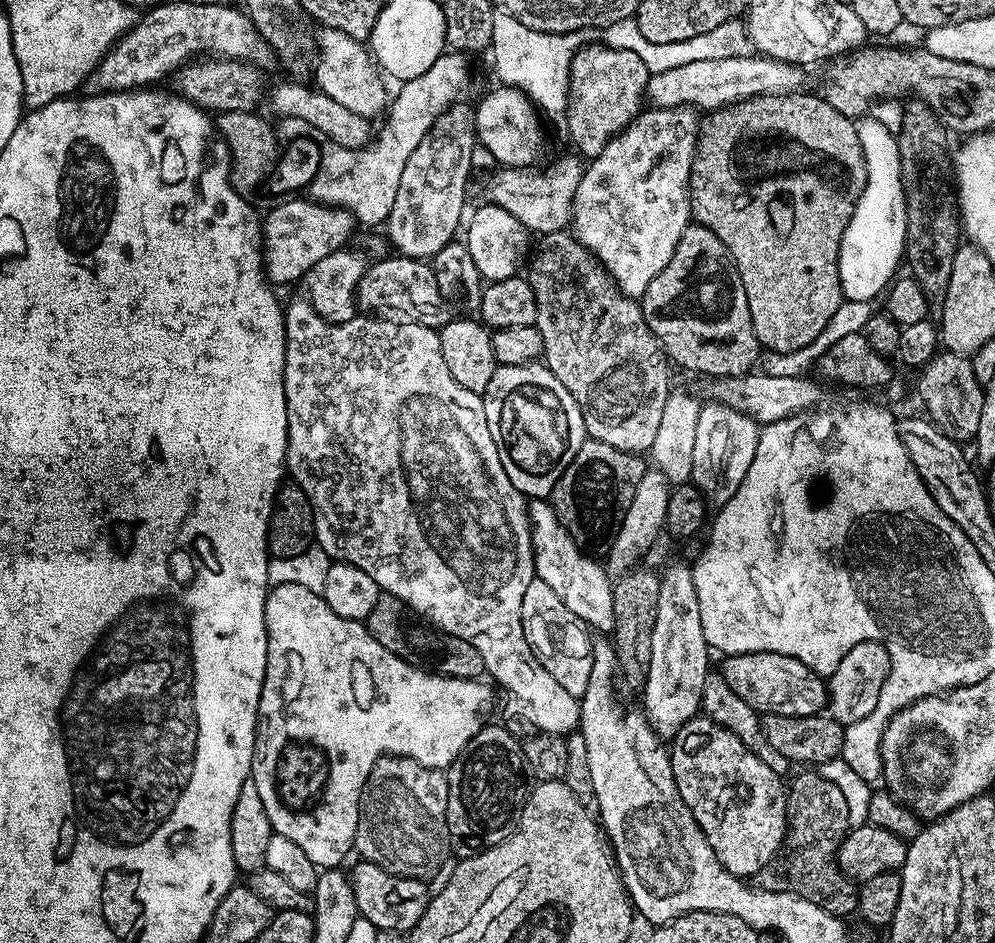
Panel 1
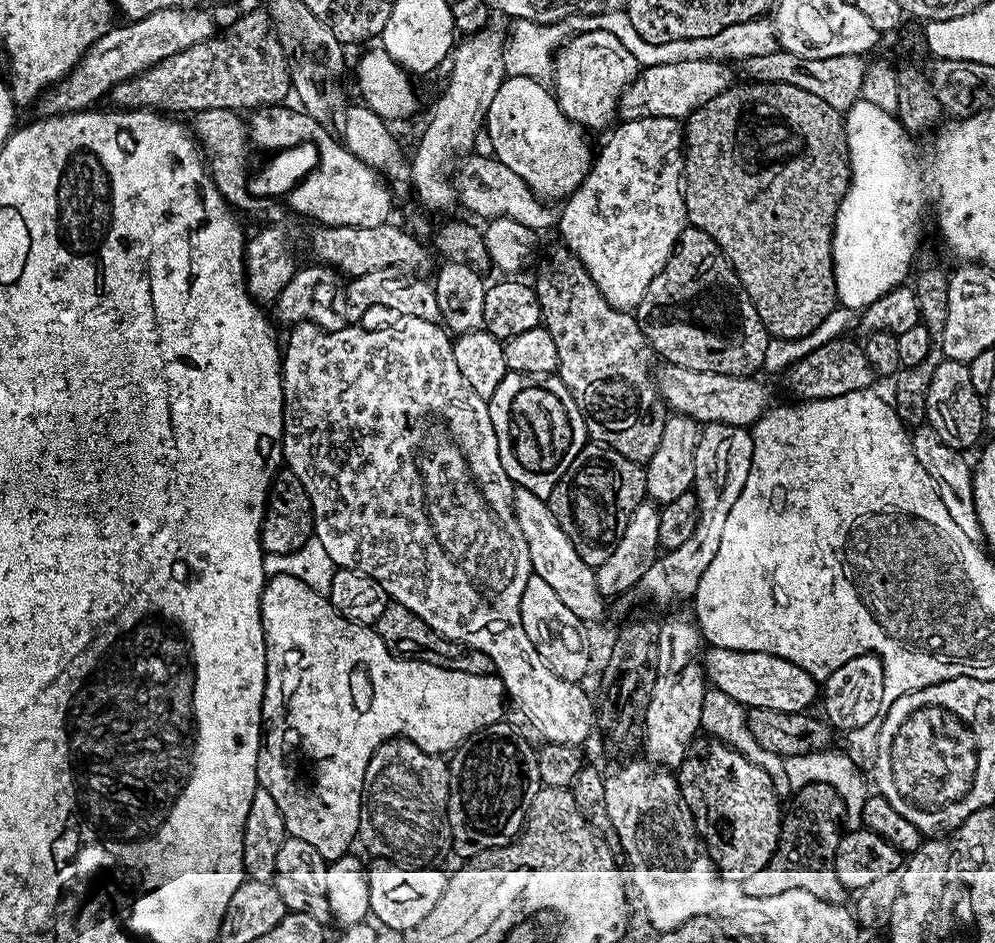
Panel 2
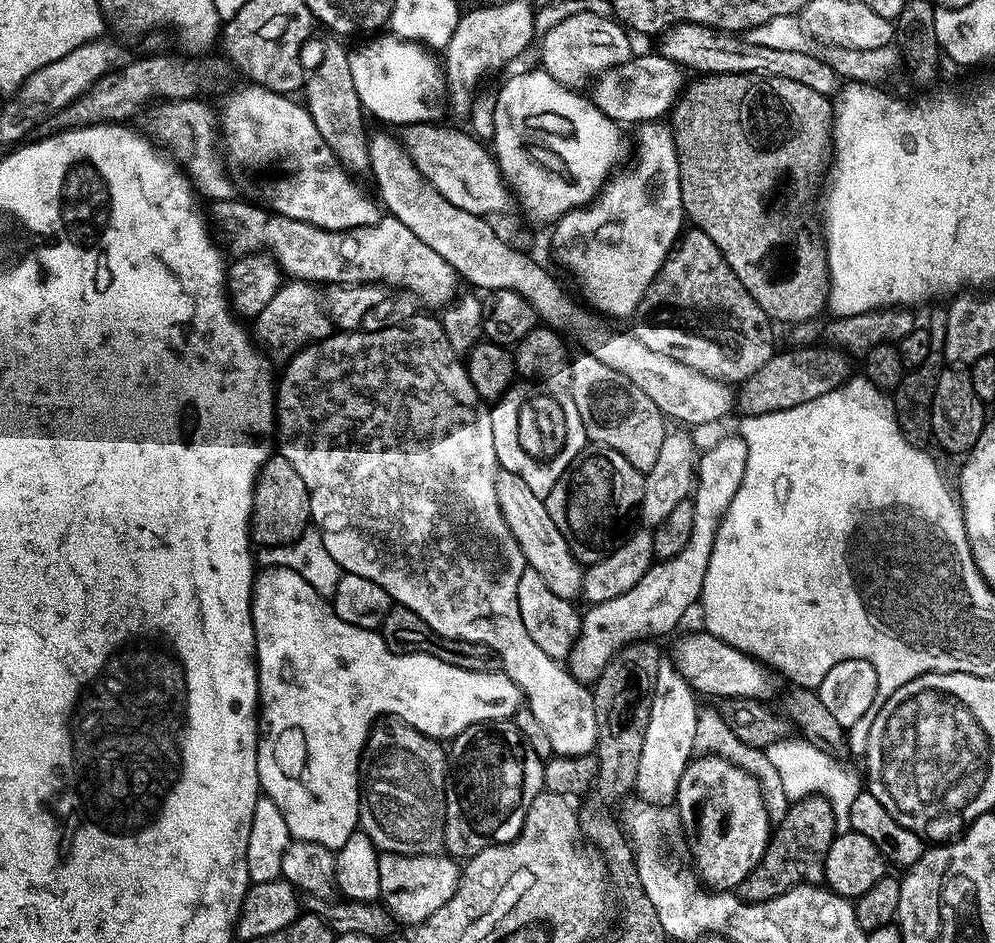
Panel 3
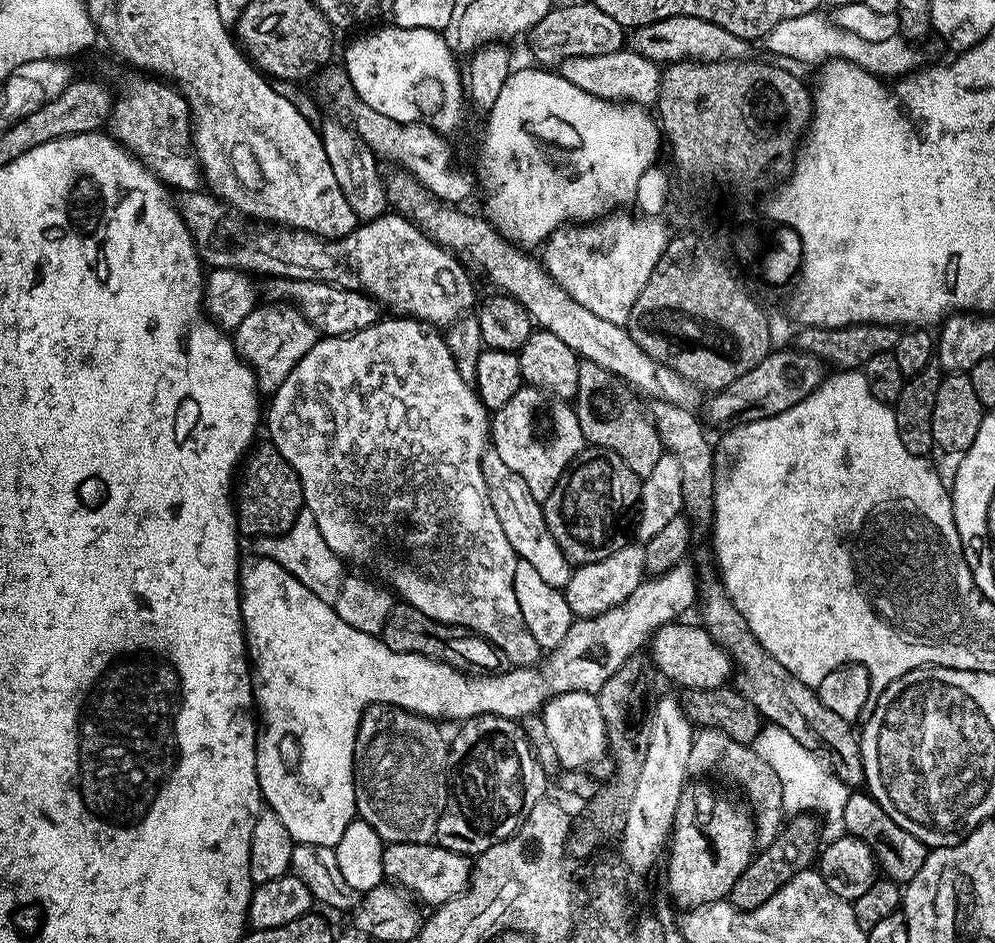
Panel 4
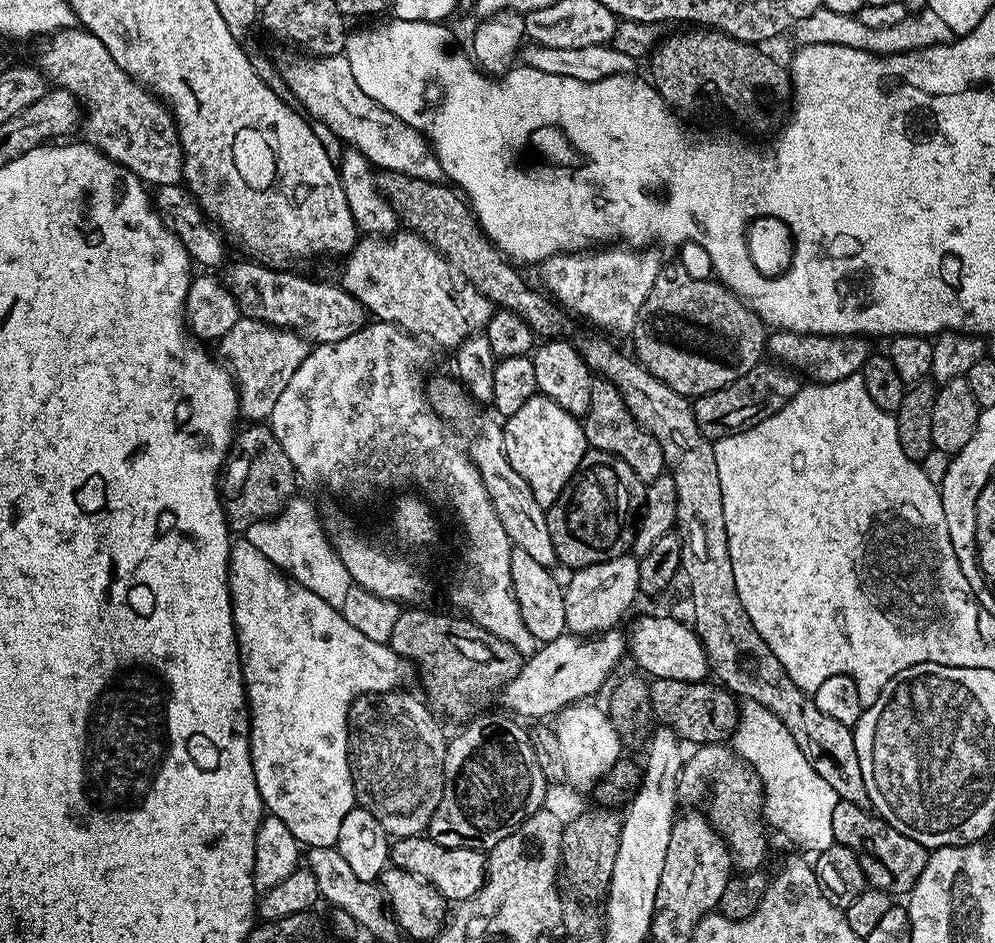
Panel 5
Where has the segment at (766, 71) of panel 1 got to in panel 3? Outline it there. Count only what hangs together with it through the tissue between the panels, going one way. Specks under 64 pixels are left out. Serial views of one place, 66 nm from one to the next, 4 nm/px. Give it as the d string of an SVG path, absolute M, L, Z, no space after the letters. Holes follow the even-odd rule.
M636 54L626 63L620 64L617 68L601 72L599 76L595 77L594 83L591 85L591 88L593 88L590 100L598 110L602 110L602 114L606 114L621 126L627 126L627 124L639 126L645 122L656 122L667 117L672 111L673 104L679 100L681 92L686 87L684 76L686 76L685 69L674 63L670 58L659 54L653 54L653 56Z

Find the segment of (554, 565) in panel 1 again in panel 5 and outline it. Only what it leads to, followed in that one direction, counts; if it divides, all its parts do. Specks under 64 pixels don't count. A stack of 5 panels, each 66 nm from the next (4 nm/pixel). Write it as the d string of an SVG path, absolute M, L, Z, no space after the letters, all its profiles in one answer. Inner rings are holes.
M499 423L486 425L481 432L473 434L472 441L466 444L466 451L474 462L486 486L486 494L490 494L490 502L506 534L512 539L513 545L526 550L530 558L535 558L537 562L542 562L542 566L551 569L557 563L557 558L554 554L554 542L550 542L550 526L546 509L538 506L538 502L534 502L534 494L530 494L530 486L526 486L522 474L518 474L518 470L510 466L510 458L506 458L503 427Z

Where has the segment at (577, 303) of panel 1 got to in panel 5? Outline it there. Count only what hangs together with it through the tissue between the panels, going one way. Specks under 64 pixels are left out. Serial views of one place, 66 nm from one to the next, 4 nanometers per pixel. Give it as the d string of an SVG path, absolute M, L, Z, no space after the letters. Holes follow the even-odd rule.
M593 379L590 386L590 408L582 417L584 433L588 439L589 449L616 456L625 469L633 472L641 482L647 482L665 475L662 446L654 442L654 438L640 423L632 417L626 402L622 402L622 394L606 379Z

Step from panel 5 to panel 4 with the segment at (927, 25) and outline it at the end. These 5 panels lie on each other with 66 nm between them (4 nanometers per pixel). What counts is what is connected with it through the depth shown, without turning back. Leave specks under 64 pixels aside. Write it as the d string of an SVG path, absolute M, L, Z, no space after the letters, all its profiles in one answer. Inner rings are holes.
M819 11L798 15L797 18L780 22L774 30L768 33L764 43L778 58L794 58L795 61L805 65L812 62L822 64L826 60L846 60L881 78L896 78L907 75L921 67L924 62L920 53L910 52L909 43L898 34L894 38L886 38L885 41L866 42L864 38L859 38L856 34L842 30L833 19L828 18L826 20L822 12Z

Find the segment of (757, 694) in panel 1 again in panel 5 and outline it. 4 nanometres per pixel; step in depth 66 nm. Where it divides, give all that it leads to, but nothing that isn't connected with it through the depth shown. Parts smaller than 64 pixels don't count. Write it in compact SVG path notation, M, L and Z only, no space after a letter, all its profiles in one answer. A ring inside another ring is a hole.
M640 616L626 632L626 648L630 660L637 664L641 673L657 680L682 680L694 682L709 675L708 655L702 646L695 627L683 624L672 616Z

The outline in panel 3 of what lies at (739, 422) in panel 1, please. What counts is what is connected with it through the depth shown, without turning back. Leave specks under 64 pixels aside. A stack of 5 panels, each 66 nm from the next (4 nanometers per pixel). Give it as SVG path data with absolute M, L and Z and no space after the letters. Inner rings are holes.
M732 434L732 436L724 436L708 453L701 455L699 457L698 463L696 465L696 478L694 481L694 499L692 500L692 509L694 510L694 526L692 527L692 533L690 534L690 542L686 546L682 546L682 551L678 554L674 554L674 558L669 560L656 560L651 568L646 570L646 574L642 574L642 578L638 578L638 582L634 586L630 586L630 590L626 590L626 594L618 594L618 598L610 598L606 602L601 604L593 604L585 611L580 617L580 632L576 636L576 644L572 648L572 655L568 657L566 664L570 669L573 676L581 682L592 682L595 681L596 677L599 676L600 671L610 663L616 653L622 651L628 644L633 644L635 640L652 640L653 638L660 638L656 636L664 636L667 632L672 632L676 628L676 623L687 614L691 608L700 599L700 591L702 590L702 582L706 578L706 566L710 566L710 554L712 553L712 547L714 546L714 538L716 537L716 531L718 526L724 521L724 515L726 510L730 506L730 502L734 500L734 494L738 490L738 486L742 482L742 474L746 470L746 442L738 434Z

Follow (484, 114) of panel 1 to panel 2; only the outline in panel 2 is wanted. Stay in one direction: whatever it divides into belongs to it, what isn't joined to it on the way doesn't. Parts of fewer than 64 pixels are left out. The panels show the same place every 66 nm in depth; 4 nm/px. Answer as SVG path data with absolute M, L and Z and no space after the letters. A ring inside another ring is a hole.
M524 76L505 78L498 94L494 94L490 113L491 151L496 159L510 166L541 201L560 202L584 181L592 168L594 152L588 149L585 129L566 118L555 95L544 86L541 81L528 81Z

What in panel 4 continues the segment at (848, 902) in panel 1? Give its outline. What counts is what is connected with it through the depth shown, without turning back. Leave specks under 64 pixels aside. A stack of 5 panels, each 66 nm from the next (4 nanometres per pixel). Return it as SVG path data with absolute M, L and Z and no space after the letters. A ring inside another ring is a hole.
M812 814L793 815L781 827L774 843L759 849L746 866L746 870L738 874L738 882L734 882L730 894L726 897L728 903L740 912L749 912L762 906L762 902L770 899L786 881L794 878L794 874L807 872L817 863L821 844L822 828L817 817Z

